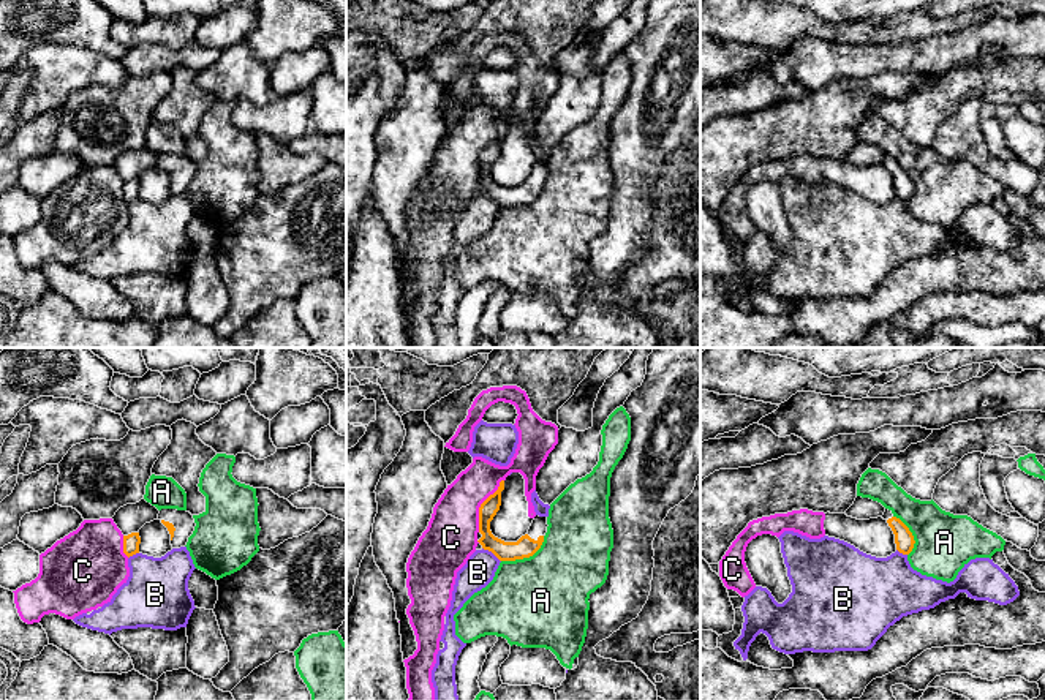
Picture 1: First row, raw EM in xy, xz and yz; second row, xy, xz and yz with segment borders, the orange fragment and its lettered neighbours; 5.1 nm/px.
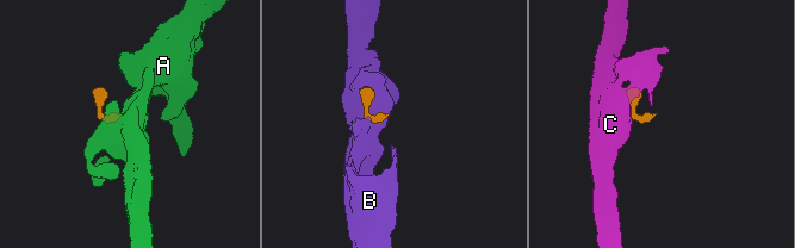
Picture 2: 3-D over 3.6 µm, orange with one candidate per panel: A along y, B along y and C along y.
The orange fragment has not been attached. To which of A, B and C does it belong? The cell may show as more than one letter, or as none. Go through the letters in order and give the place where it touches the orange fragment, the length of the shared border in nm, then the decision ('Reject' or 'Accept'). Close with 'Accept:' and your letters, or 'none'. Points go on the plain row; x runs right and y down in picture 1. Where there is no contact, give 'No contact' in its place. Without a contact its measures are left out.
A: Touches orange at xz (525, 203). Shared border 260 nm. Reject
B: Touches orange at xz (492, 198). Shared border 120 nm. Reject
C: Touches orange at xz (481, 152). Shared border 300 nm. Reject
Accept: none

